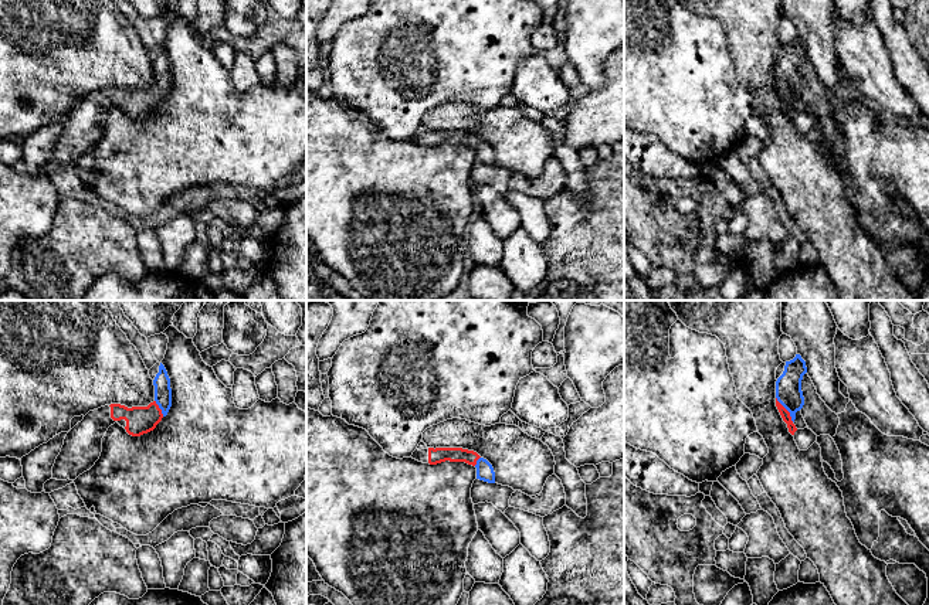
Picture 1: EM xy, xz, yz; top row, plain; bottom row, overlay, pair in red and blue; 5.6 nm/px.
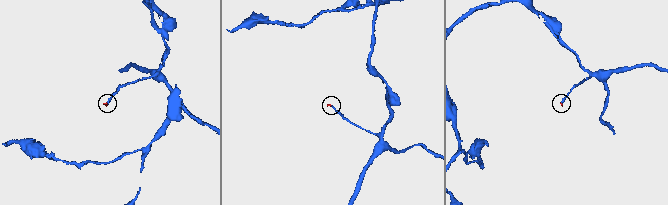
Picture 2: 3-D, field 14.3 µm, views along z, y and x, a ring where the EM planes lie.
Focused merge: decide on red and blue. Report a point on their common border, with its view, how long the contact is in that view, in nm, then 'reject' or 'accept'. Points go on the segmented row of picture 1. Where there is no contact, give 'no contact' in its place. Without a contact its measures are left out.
contact yz (786, 410); length 170 nm; accept

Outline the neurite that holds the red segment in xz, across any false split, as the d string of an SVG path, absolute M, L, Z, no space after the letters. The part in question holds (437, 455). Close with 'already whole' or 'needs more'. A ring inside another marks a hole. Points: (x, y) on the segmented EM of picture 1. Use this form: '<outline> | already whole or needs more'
M427 448L421 451L416 449L410 458L430 465L437 465L445 460L465 462L477 468L477 479L495 483L495 472L492 465L474 451L462 448Z | needs more

